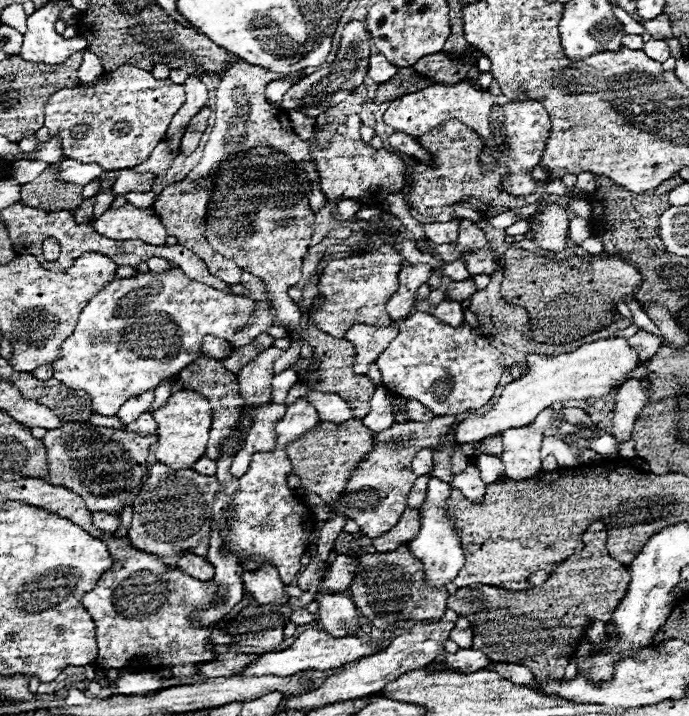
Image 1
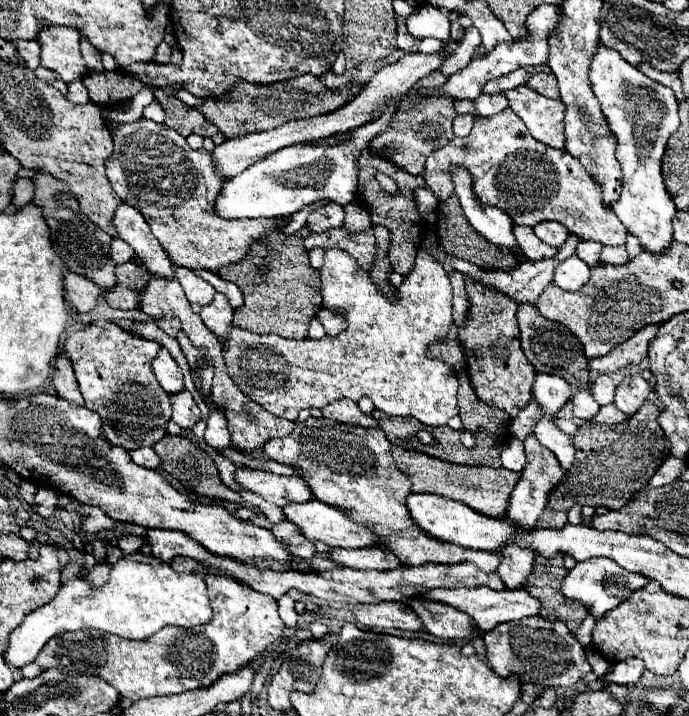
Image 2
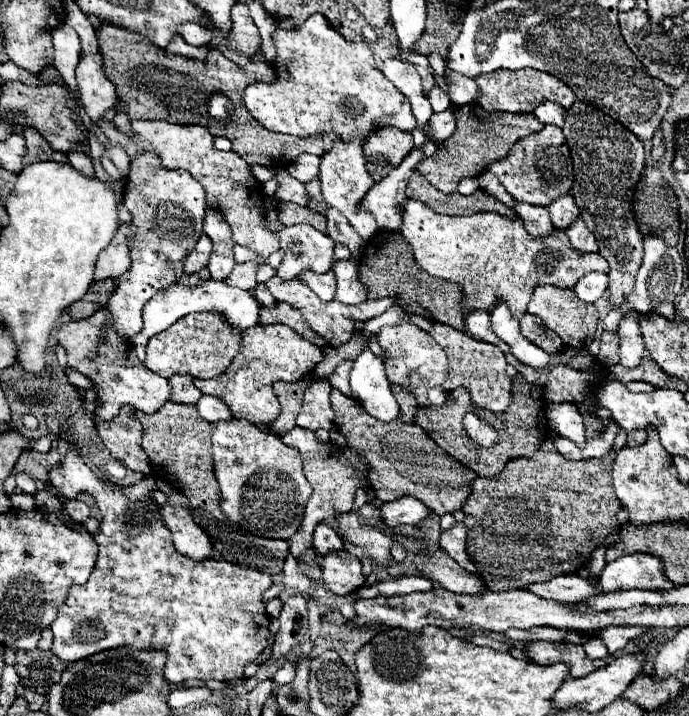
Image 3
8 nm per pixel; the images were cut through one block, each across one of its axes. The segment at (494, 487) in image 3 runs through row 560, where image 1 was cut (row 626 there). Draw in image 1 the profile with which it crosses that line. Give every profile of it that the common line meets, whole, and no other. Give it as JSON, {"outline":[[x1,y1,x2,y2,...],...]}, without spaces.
{"outline":[[602,522,590,524,584,532,586,548,580,554,574,554,566,562,562,562,542,586,512,592,512,590,500,590,494,586,472,584,468,588,460,588,454,596,450,596,448,608,452,608,454,612,458,612,460,616,472,622,472,630,474,630,472,648,482,650,494,662,528,666,538,682,544,682,550,678,562,680,570,658,576,654,580,640,586,634,586,626,590,626,594,620,608,622,612,616,612,610,620,604,620,600,624,598,628,590,628,582,630,582,628,566,618,564,614,558,606,554,606,538,608,534]]}

